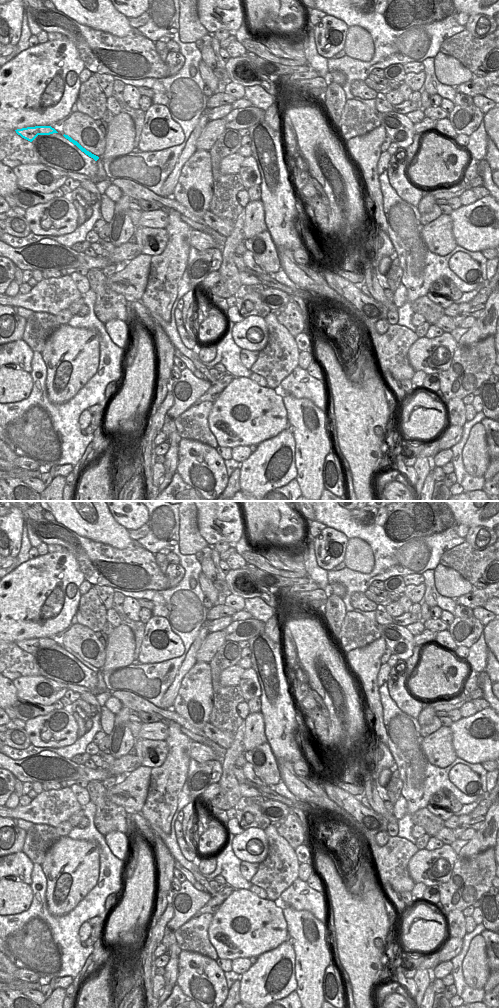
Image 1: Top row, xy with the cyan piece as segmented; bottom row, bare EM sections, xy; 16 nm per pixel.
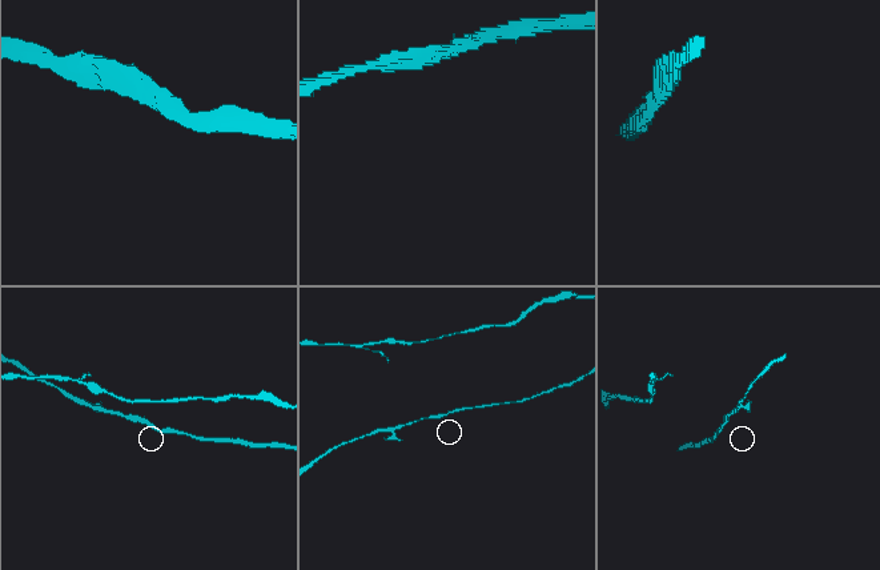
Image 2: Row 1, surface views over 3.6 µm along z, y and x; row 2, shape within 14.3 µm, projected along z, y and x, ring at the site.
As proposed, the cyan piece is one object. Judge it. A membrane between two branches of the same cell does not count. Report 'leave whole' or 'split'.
split

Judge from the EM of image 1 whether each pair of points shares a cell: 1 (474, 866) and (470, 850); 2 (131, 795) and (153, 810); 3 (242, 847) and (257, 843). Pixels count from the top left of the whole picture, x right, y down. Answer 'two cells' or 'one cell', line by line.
1: two cells
2: two cells
3: one cell

